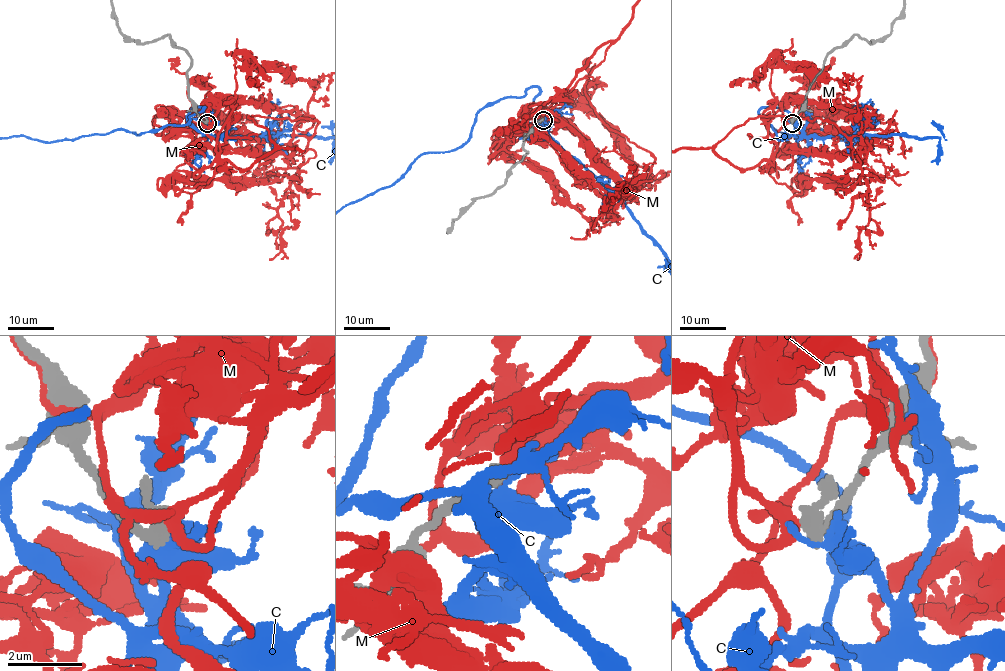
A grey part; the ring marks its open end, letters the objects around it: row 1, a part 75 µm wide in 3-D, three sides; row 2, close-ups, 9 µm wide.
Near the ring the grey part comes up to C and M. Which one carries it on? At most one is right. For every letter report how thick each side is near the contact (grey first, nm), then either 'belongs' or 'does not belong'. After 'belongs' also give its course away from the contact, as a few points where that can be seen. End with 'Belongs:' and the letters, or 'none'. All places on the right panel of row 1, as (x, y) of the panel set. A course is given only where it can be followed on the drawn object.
C: calibres 360 and 500 nm; does not belong
M: calibres 360 and 260 nm; does not belong
Belongs: none

